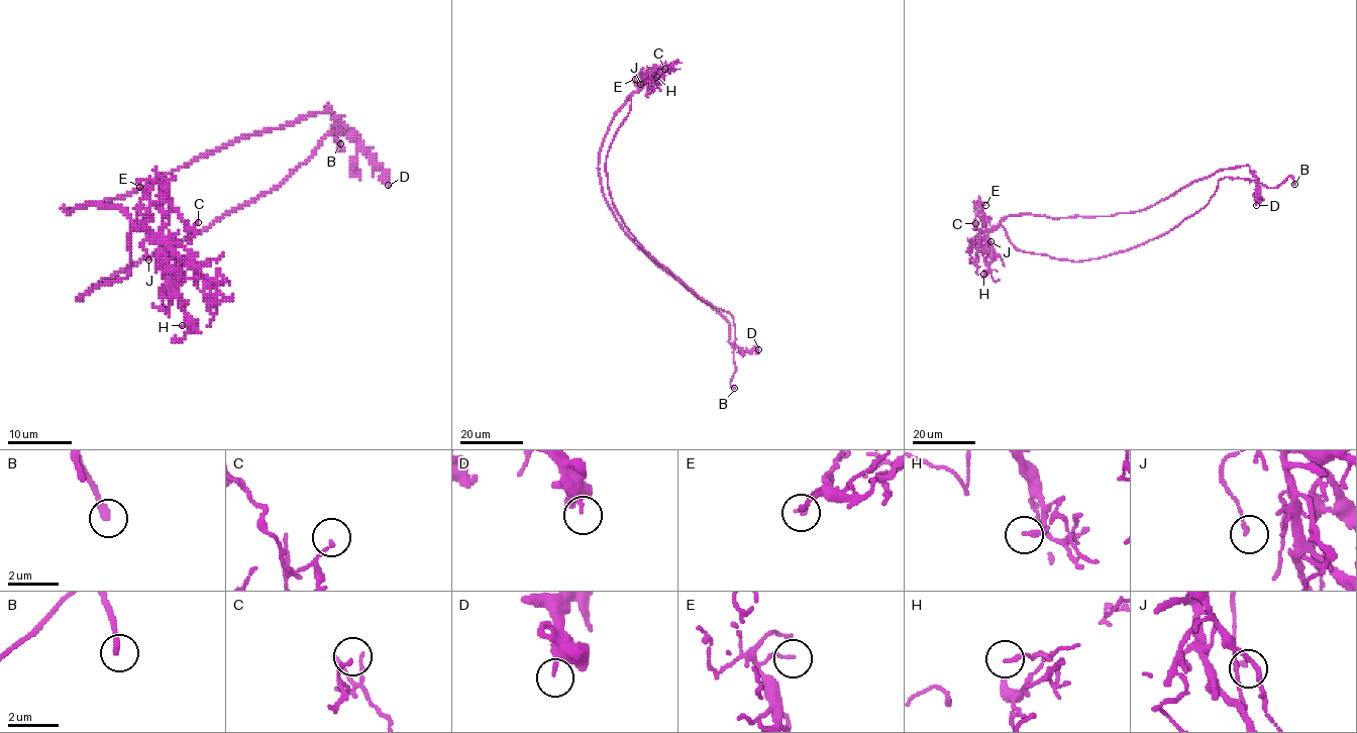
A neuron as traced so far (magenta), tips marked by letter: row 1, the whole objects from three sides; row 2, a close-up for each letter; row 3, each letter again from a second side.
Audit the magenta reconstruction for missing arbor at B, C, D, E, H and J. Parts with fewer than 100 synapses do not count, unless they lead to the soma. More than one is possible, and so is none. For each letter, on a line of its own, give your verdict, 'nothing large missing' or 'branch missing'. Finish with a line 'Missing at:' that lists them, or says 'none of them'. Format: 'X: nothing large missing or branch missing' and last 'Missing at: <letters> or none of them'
B: branch missing
C: nothing large missing
D: nothing large missing
E: nothing large missing
H: nothing large missing
J: nothing large missing
Missing at: B

